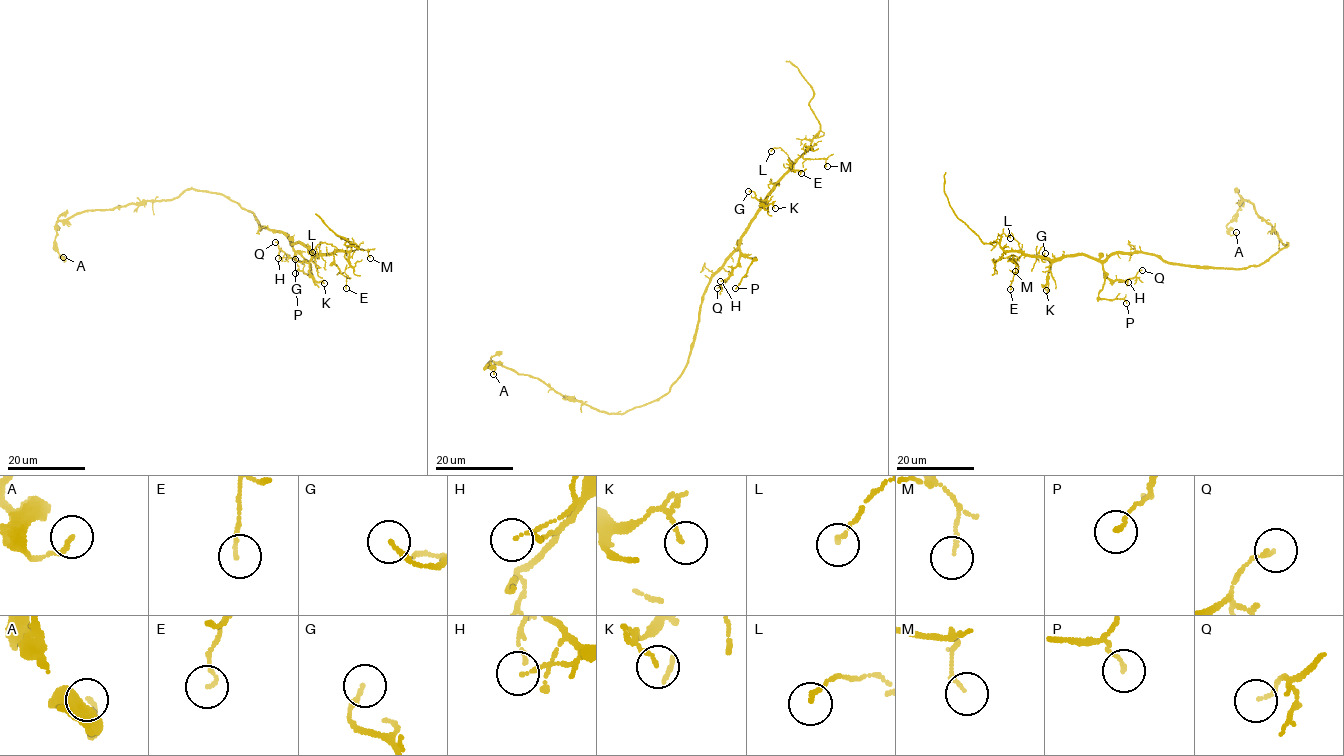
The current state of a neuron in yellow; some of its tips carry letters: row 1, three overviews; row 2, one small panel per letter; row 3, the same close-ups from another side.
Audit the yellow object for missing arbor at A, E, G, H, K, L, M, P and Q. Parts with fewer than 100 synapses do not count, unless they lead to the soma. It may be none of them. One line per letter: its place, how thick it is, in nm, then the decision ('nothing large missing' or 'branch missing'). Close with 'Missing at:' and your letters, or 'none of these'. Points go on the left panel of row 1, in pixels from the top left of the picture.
A: at (63, 257); 140 nm thick; nothing large missing
E: at (346, 288); 110 nm thick; nothing large missing
G: at (295, 259); 180 nm thick; nothing large missing
H: at (278, 258); 80 nm thick; nothing large missing
K: at (324, 283); 130 nm thick; nothing large missing
L: at (312, 252); 120 nm thick; nothing large missing
M: at (370, 258); 110 nm thick; nothing large missing
P: at (295, 273); 130 nm thick; nothing large missing
Q: at (275, 242); 130 nm thick; nothing large missing
Missing at: none of these

